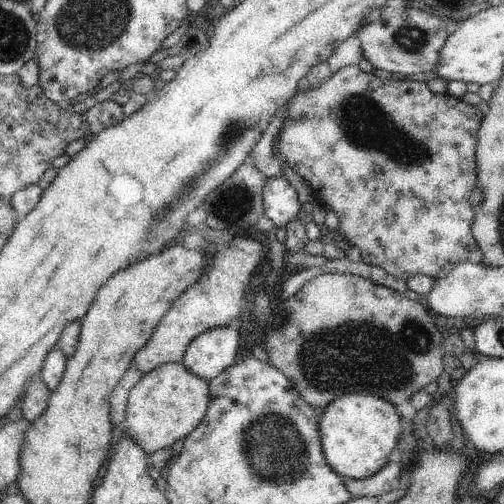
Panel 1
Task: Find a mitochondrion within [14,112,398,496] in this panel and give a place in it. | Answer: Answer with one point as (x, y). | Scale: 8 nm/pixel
(275, 452)

